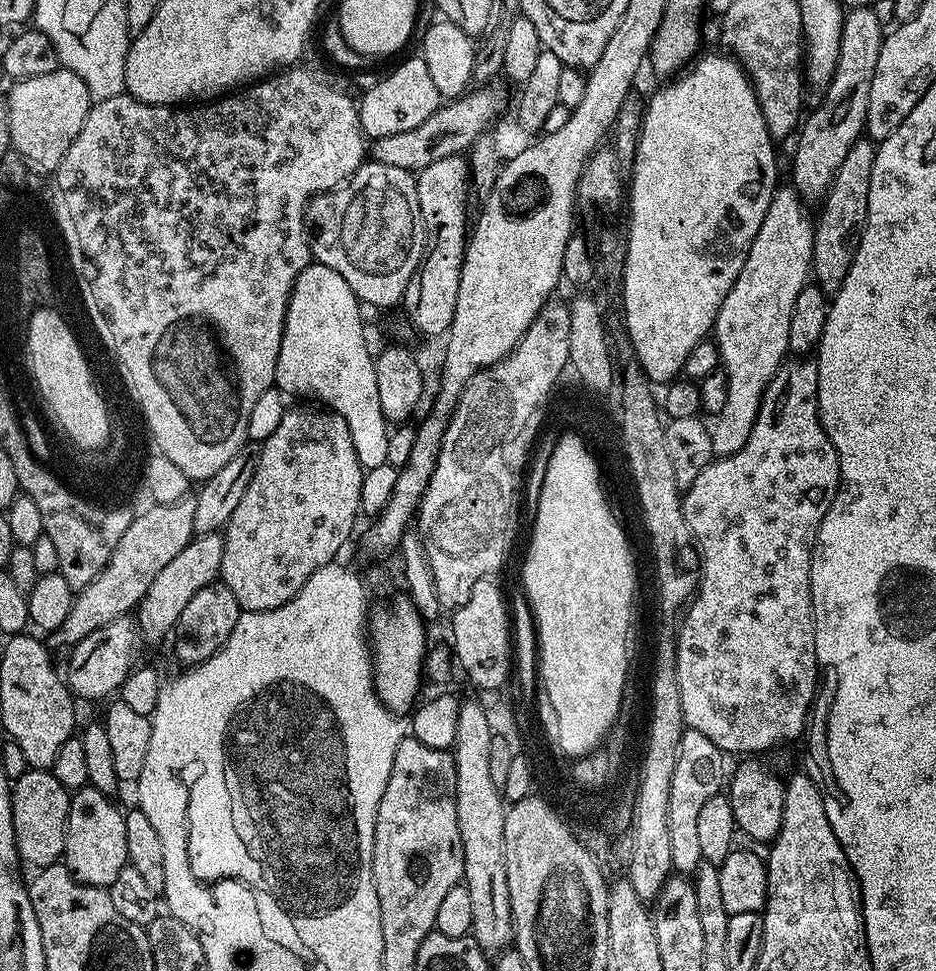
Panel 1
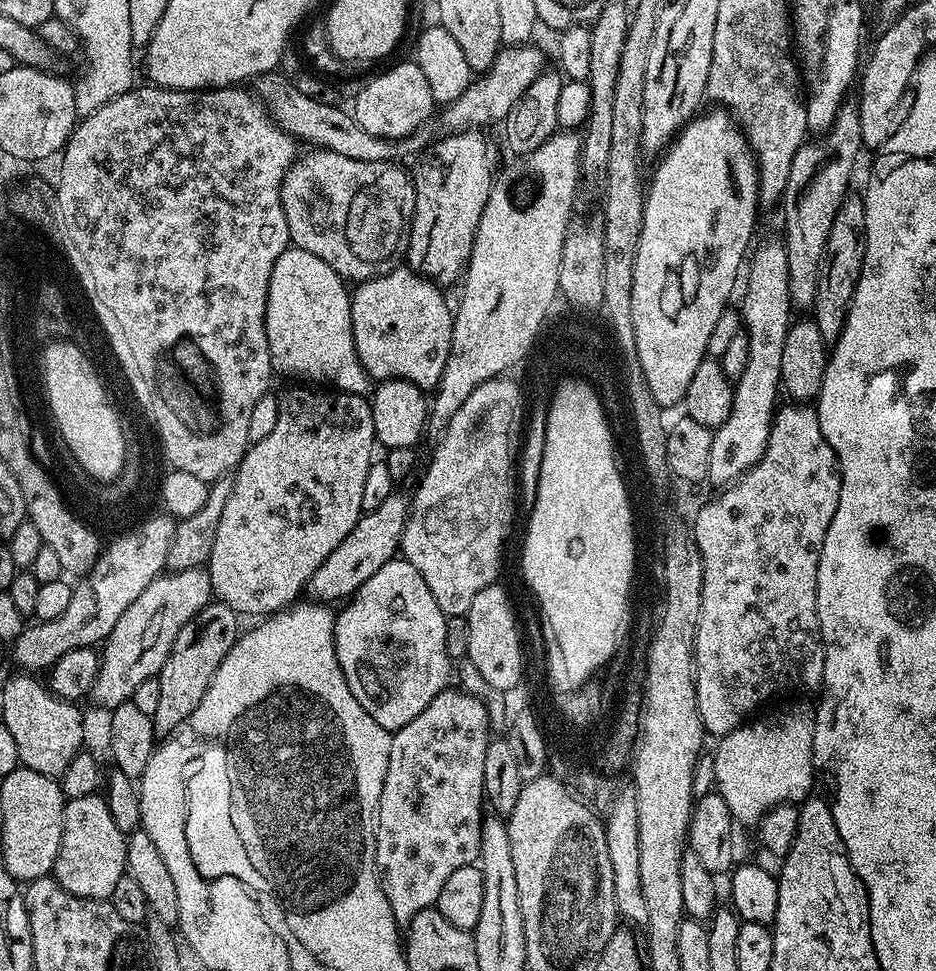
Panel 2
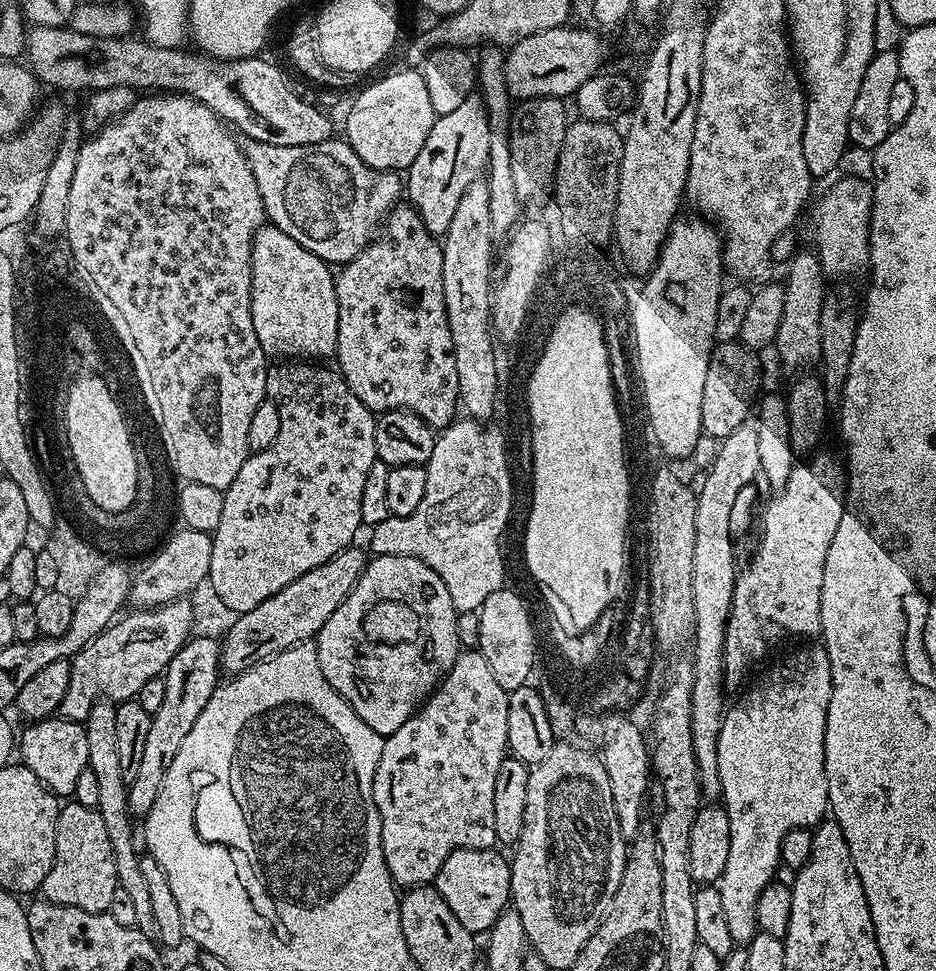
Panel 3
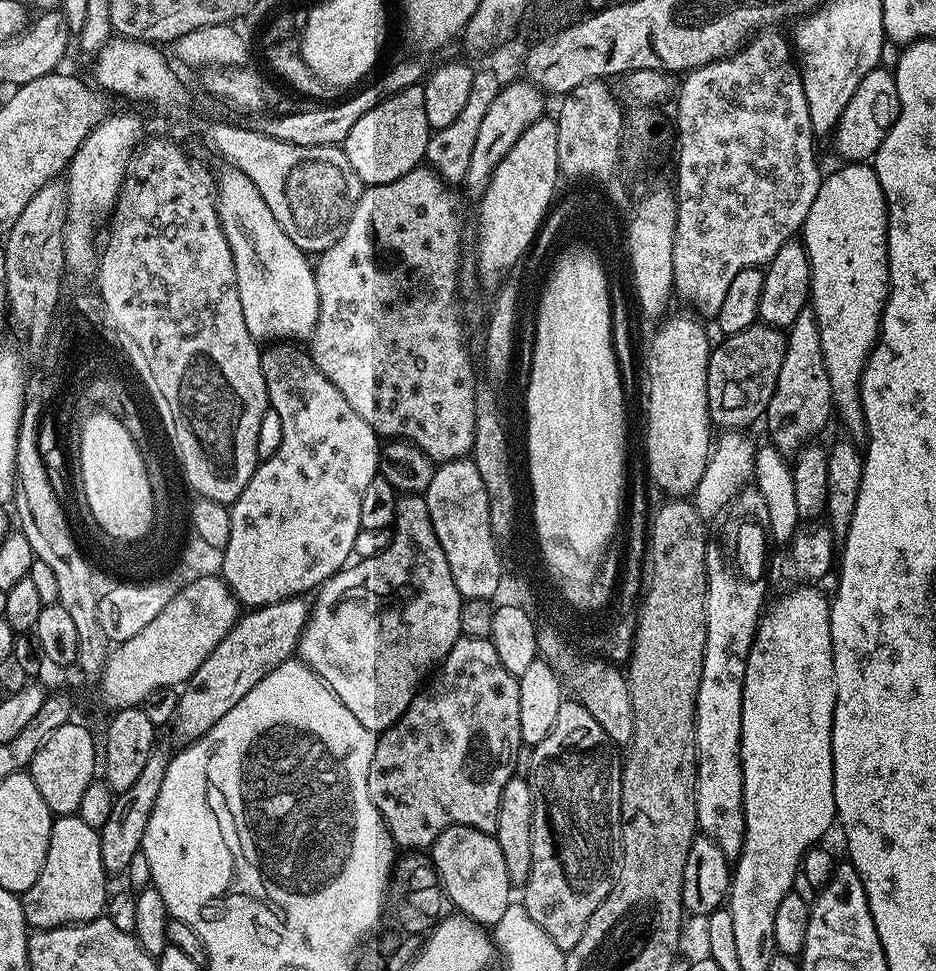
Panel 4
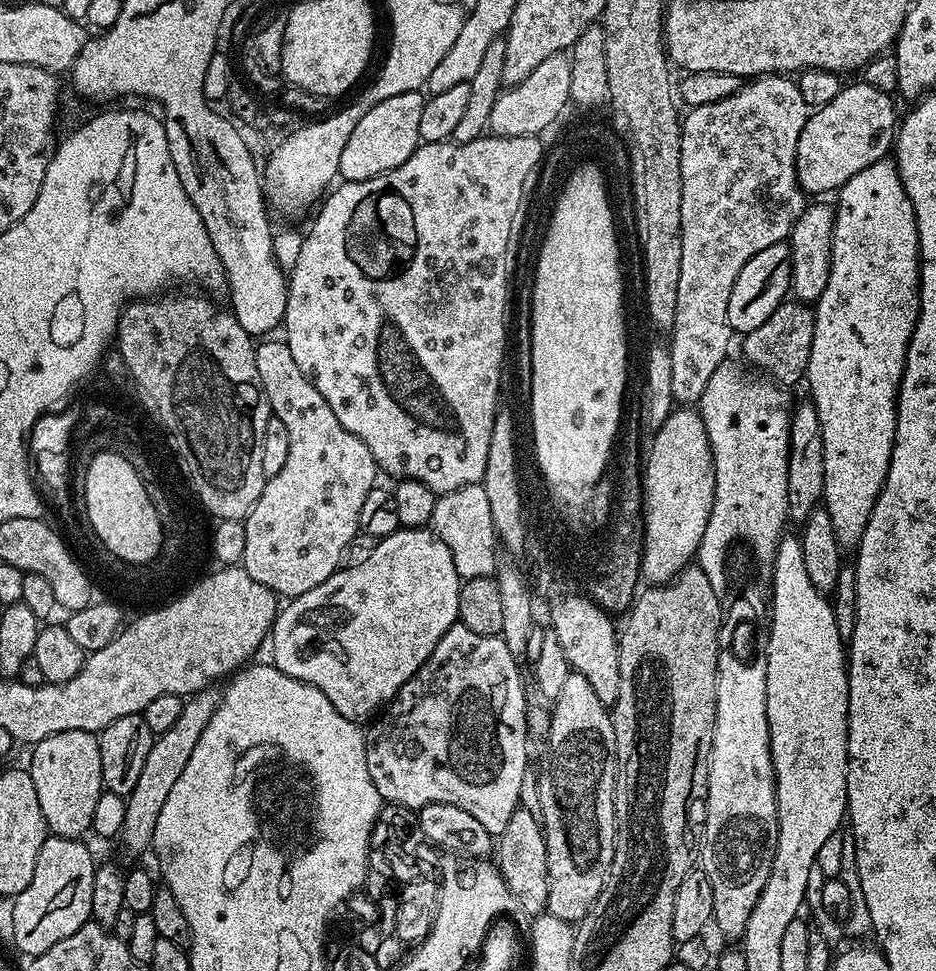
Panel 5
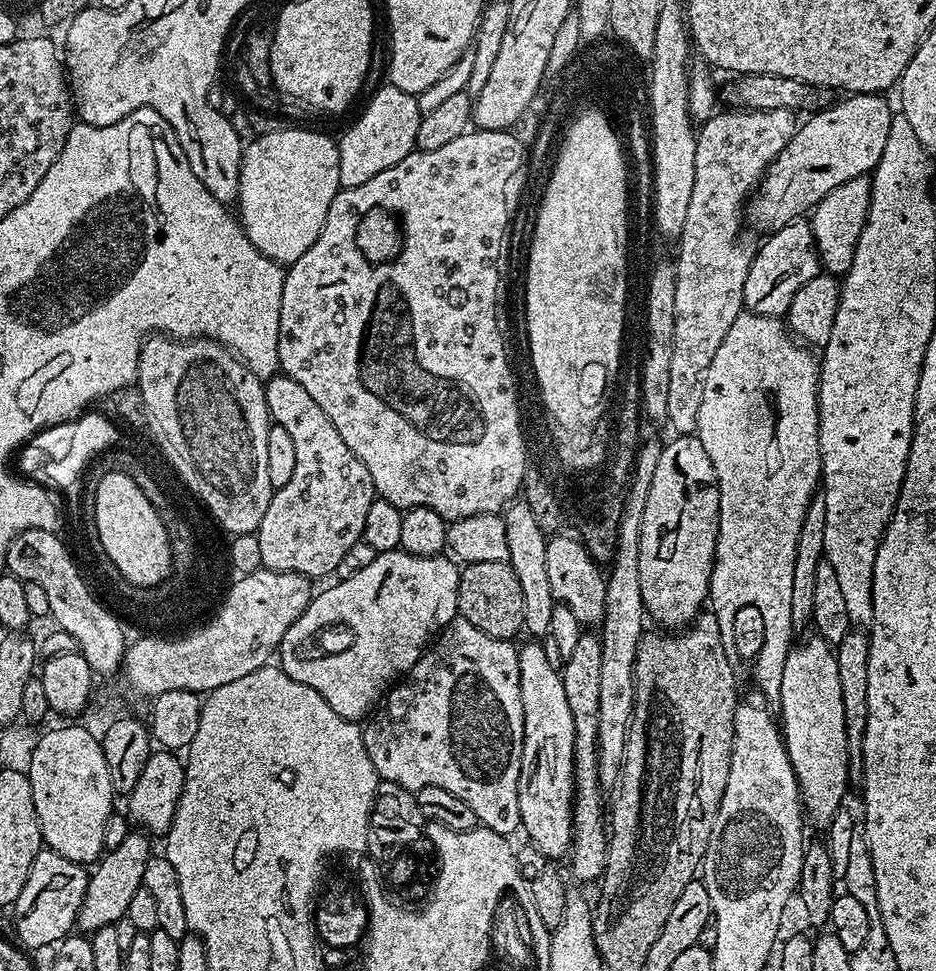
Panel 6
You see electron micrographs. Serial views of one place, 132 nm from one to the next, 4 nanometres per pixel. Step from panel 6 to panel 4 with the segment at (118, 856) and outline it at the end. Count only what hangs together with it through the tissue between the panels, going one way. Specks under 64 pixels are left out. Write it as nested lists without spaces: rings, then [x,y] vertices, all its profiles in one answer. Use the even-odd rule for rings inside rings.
[[[304,598],[283,600],[277,604],[267,604],[264,608],[248,610],[237,619],[236,625],[214,646],[214,650],[198,666],[196,673],[179,689],[178,710],[170,725],[170,731],[180,742],[191,742],[202,738],[226,710],[246,698],[270,670],[293,655],[300,641],[300,631],[310,611],[309,601]]]

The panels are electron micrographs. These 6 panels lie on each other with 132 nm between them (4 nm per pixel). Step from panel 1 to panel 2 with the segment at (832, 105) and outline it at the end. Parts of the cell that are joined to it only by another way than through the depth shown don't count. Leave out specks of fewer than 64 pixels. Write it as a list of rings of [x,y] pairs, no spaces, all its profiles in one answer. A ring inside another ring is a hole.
[[[845,102],[836,115],[835,126],[821,139],[824,141],[817,148],[812,142],[805,143],[794,156],[788,185],[782,197],[784,232],[788,235],[788,302],[793,309],[811,309],[816,297],[830,226],[846,199],[844,191],[852,176],[852,163],[855,162],[856,155],[862,152],[861,134],[857,105]]]

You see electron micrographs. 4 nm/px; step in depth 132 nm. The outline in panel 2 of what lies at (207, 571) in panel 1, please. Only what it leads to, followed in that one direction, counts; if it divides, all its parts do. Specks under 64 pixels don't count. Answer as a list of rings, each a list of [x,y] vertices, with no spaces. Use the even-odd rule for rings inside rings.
[[[203,567],[187,568],[182,572],[169,571],[152,580],[150,586],[146,586],[146,590],[142,590],[142,594],[130,602],[126,614],[118,618],[114,630],[103,641],[104,653],[101,651],[98,656],[90,700],[105,710],[129,703],[134,690],[138,690],[146,678],[159,677],[182,626],[195,618],[213,596],[212,583]]]

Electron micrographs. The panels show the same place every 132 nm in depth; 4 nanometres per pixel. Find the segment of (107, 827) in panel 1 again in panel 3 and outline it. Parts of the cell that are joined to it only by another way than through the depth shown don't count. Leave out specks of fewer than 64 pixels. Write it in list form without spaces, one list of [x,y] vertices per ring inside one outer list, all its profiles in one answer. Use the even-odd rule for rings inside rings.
[[[75,802],[68,803],[61,807],[58,814],[54,862],[42,885],[43,899],[50,904],[81,908],[87,912],[107,912],[110,898],[114,898],[114,890],[118,885],[106,822],[102,822],[99,810]]]

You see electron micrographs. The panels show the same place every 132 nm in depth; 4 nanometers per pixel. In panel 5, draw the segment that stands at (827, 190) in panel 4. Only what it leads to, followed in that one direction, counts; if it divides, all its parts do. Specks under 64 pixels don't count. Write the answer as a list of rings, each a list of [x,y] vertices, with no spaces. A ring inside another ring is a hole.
[[[885,158],[866,166],[866,170],[858,170],[850,182],[838,189],[834,207],[836,221],[832,231],[832,261],[830,262],[830,278],[826,278],[826,290],[822,290],[819,300],[815,301],[814,342],[810,346],[806,385],[810,402],[816,408],[818,422],[822,426],[822,446],[824,447],[824,499],[822,507],[830,514],[830,522],[834,526],[834,534],[838,538],[841,549],[852,550],[859,545],[862,534],[866,530],[866,522],[874,510],[874,502],[886,482],[886,474],[890,470],[890,458],[894,450],[894,434],[896,433],[896,399],[900,393],[900,383],[904,373],[904,362],[908,353],[909,335],[914,330],[916,319],[920,317],[920,243],[918,242],[918,226],[914,218],[914,206],[902,186],[902,178],[896,169],[895,159]]]

